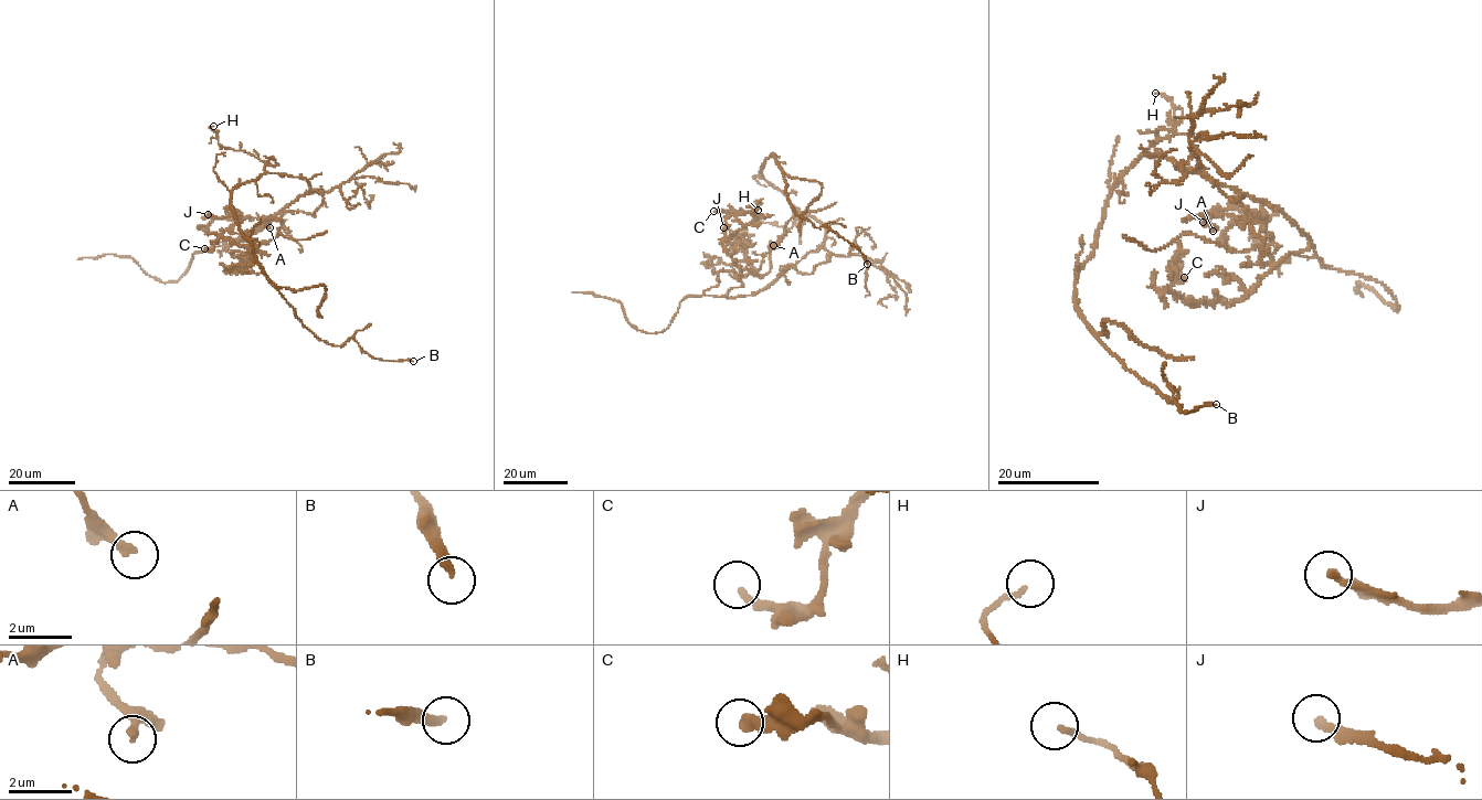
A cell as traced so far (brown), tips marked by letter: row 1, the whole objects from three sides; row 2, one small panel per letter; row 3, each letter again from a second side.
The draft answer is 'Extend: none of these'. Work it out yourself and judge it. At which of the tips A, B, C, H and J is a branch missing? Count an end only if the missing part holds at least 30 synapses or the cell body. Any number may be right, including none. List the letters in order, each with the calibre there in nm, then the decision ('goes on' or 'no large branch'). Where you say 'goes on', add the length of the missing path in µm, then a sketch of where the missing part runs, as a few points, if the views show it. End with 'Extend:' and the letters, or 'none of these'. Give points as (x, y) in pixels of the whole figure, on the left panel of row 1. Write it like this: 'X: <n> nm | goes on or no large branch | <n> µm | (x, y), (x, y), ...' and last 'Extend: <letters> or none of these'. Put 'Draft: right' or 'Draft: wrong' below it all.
A: 240 nm | no large branch
B: 280 nm | no large branch
C: 280 nm | no large branch
H: 160 nm | no large branch
J: 260 nm | no large branch
Extend: none of these
Draft: right

